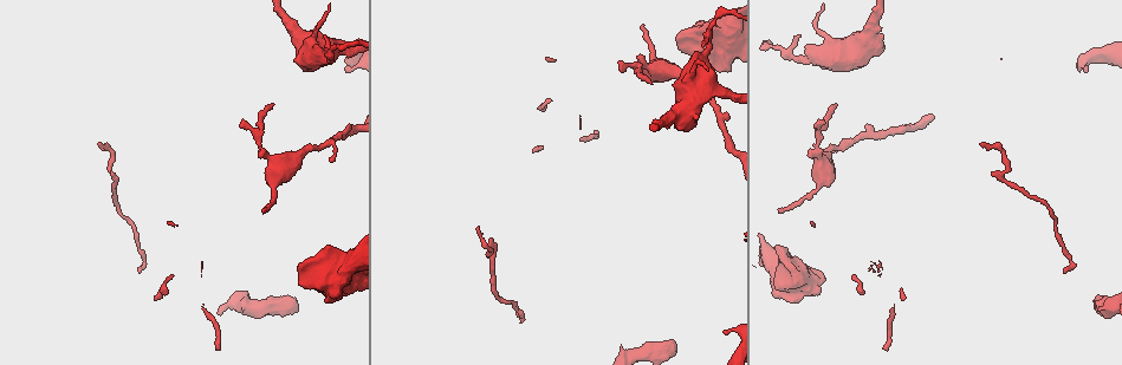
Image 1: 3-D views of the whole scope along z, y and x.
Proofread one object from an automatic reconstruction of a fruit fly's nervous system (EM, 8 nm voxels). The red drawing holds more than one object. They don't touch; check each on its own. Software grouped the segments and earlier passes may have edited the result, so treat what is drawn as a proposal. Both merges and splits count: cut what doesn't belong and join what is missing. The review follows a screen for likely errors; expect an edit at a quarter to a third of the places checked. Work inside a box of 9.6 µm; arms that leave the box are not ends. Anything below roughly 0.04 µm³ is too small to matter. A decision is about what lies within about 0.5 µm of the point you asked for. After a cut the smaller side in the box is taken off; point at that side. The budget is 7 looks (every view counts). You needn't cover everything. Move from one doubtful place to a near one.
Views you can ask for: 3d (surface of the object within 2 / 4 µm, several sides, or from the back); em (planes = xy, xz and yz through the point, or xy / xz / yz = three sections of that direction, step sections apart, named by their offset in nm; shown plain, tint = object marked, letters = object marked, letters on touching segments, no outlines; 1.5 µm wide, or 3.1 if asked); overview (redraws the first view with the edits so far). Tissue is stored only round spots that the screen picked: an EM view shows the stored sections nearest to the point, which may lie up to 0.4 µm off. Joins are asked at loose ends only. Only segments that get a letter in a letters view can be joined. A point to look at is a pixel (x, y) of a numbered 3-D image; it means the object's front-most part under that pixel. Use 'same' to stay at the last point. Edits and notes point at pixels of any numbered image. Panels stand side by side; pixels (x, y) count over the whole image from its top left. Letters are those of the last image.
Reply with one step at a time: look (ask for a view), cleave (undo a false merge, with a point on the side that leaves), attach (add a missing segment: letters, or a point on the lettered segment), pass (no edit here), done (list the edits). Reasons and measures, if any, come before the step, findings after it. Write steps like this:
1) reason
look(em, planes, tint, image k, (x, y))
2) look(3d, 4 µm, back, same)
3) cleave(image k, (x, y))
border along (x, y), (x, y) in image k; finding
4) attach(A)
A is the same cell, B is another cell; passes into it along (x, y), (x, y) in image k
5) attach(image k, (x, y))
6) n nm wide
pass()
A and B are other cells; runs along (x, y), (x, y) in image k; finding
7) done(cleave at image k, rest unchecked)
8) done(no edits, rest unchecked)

calibre changes
look(em, xz, step 8, tint, image 1, (801, 57))

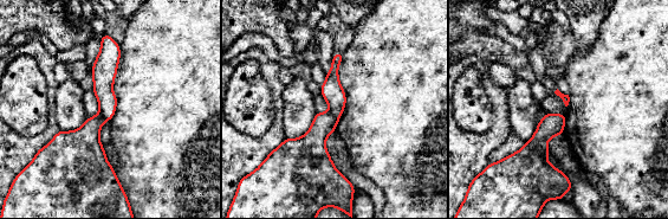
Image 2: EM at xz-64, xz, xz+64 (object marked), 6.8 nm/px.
another direction
look(em, planes, letters, same)

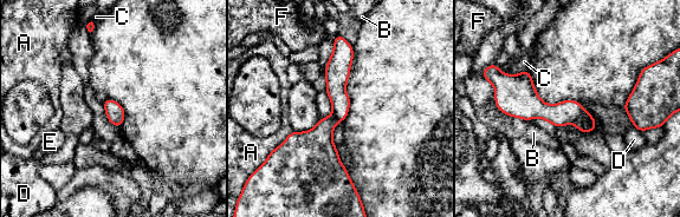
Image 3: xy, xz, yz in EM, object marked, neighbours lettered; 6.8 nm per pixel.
130 nm wide
cleave(image 3, (565, 112))
A, B, C, D, E and F are other cells; border along (583, 109), (574, 123) in image 3; a second neuron is stuck on

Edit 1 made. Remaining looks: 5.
free end
look(em, xz, step 4, letters, image 1, (329, 160))

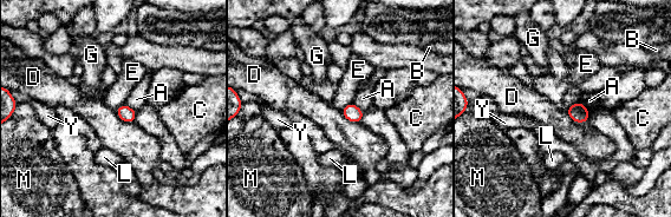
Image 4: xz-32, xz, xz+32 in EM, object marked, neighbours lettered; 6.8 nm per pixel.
cut it another way
look(em, yz, step 4, letters, same)

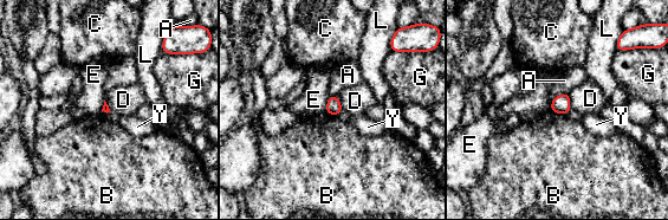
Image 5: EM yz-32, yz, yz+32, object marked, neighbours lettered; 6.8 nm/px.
A touches over 130 nm
pass()
A, B, C, D, E, G, L and Y are other cells; border along (568, 92), (571, 108) in image 5; none of them fits

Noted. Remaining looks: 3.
done(cleave at image 3, rest unchecked)

